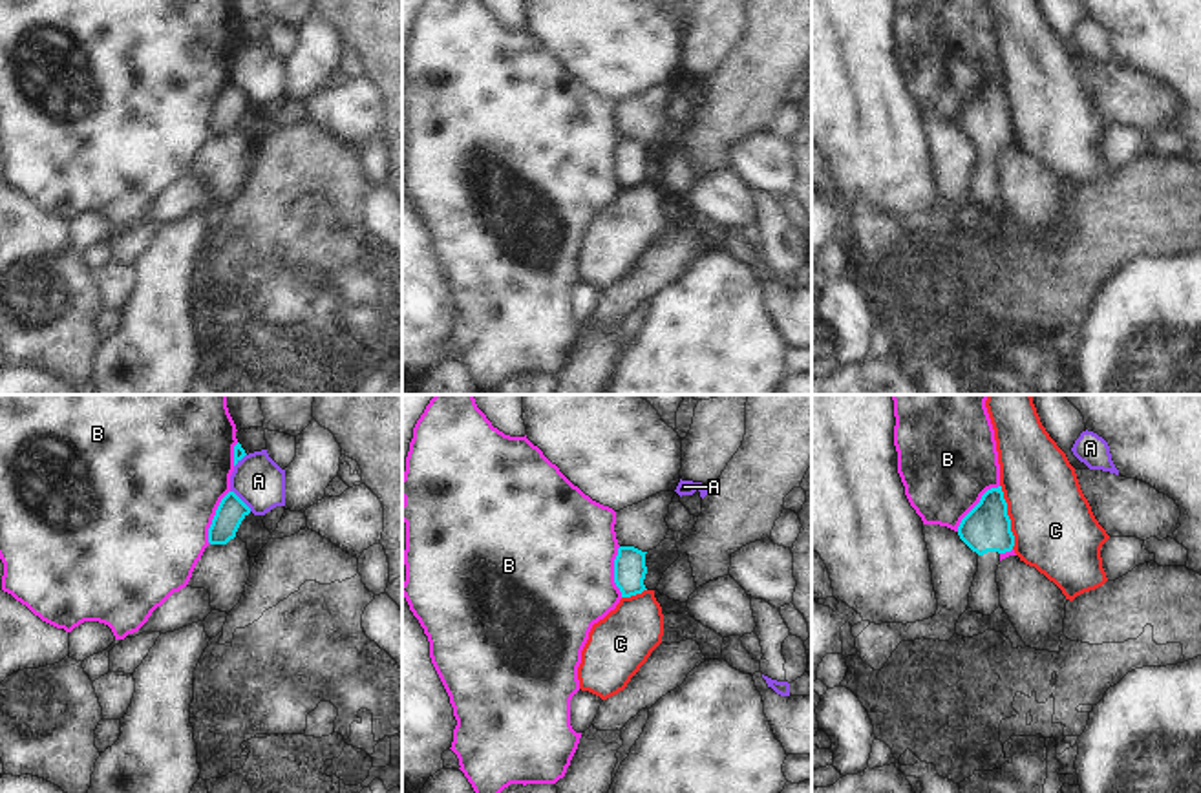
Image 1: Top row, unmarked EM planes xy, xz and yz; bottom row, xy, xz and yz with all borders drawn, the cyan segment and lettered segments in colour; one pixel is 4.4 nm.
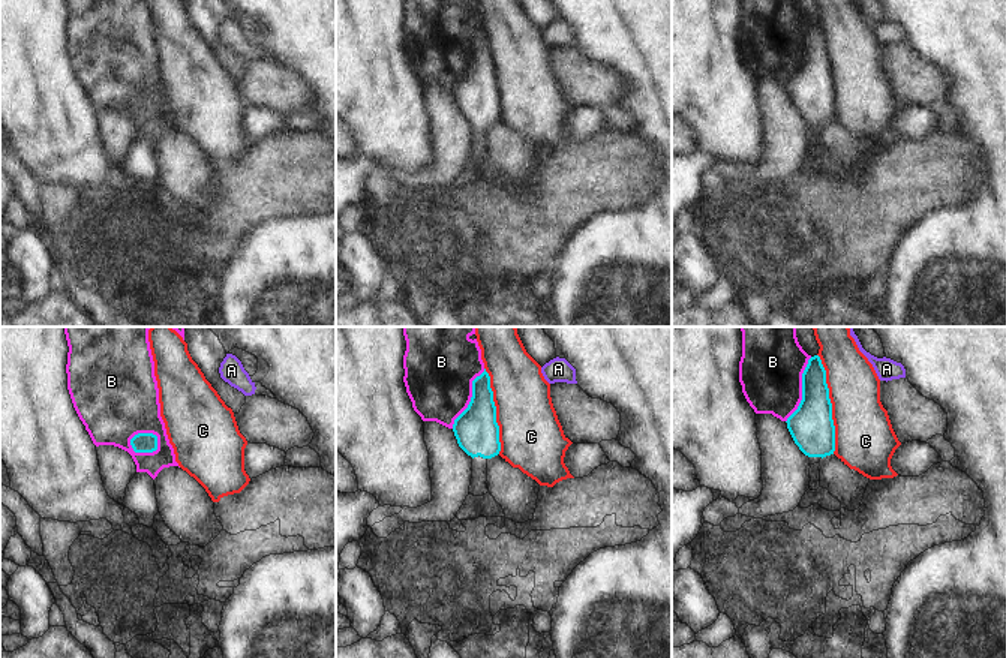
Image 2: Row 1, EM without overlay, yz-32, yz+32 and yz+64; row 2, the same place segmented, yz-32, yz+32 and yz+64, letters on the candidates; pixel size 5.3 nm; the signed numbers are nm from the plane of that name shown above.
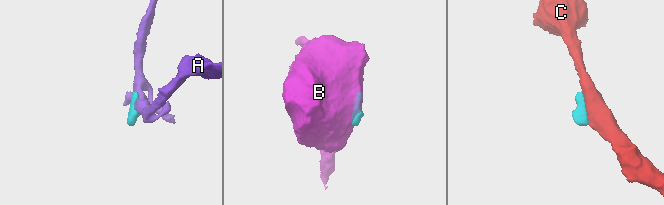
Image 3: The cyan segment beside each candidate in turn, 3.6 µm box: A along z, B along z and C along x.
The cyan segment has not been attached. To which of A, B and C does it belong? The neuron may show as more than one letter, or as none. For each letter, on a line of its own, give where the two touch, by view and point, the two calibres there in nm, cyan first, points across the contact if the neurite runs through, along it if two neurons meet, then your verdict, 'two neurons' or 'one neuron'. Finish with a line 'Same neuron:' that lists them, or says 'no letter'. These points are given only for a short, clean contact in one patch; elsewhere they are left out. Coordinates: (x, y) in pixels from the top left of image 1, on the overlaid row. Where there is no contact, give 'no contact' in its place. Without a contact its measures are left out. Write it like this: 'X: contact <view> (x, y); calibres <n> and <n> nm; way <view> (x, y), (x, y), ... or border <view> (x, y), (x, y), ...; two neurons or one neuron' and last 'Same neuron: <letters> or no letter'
A: contact xy (242, 501); calibres 120 and 220 nm; border xy (231, 490), (251, 510); two neurons
B: contact xy (214, 518); calibres 120 and 480 nm; two neurons
C: contact yz (1008, 518); calibres 200 and 360 nm; border yz (1000, 485), (1013, 549); two neurons
Same neuron: no letter

